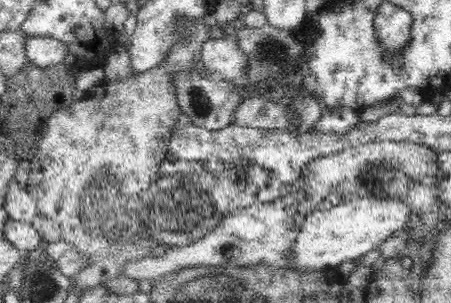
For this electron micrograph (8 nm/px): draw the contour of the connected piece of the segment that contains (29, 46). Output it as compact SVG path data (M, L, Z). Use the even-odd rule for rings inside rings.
M27 36L24 42L28 62L41 69L61 66L66 56L62 41L52 37Z

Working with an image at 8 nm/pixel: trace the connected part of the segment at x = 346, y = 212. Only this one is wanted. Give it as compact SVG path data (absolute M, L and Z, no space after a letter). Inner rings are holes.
M363 197L341 200L329 210L315 209L306 217L293 246L285 252L286 267L299 274L315 273L379 251L390 236L409 222L411 212L412 208L401 200Z

